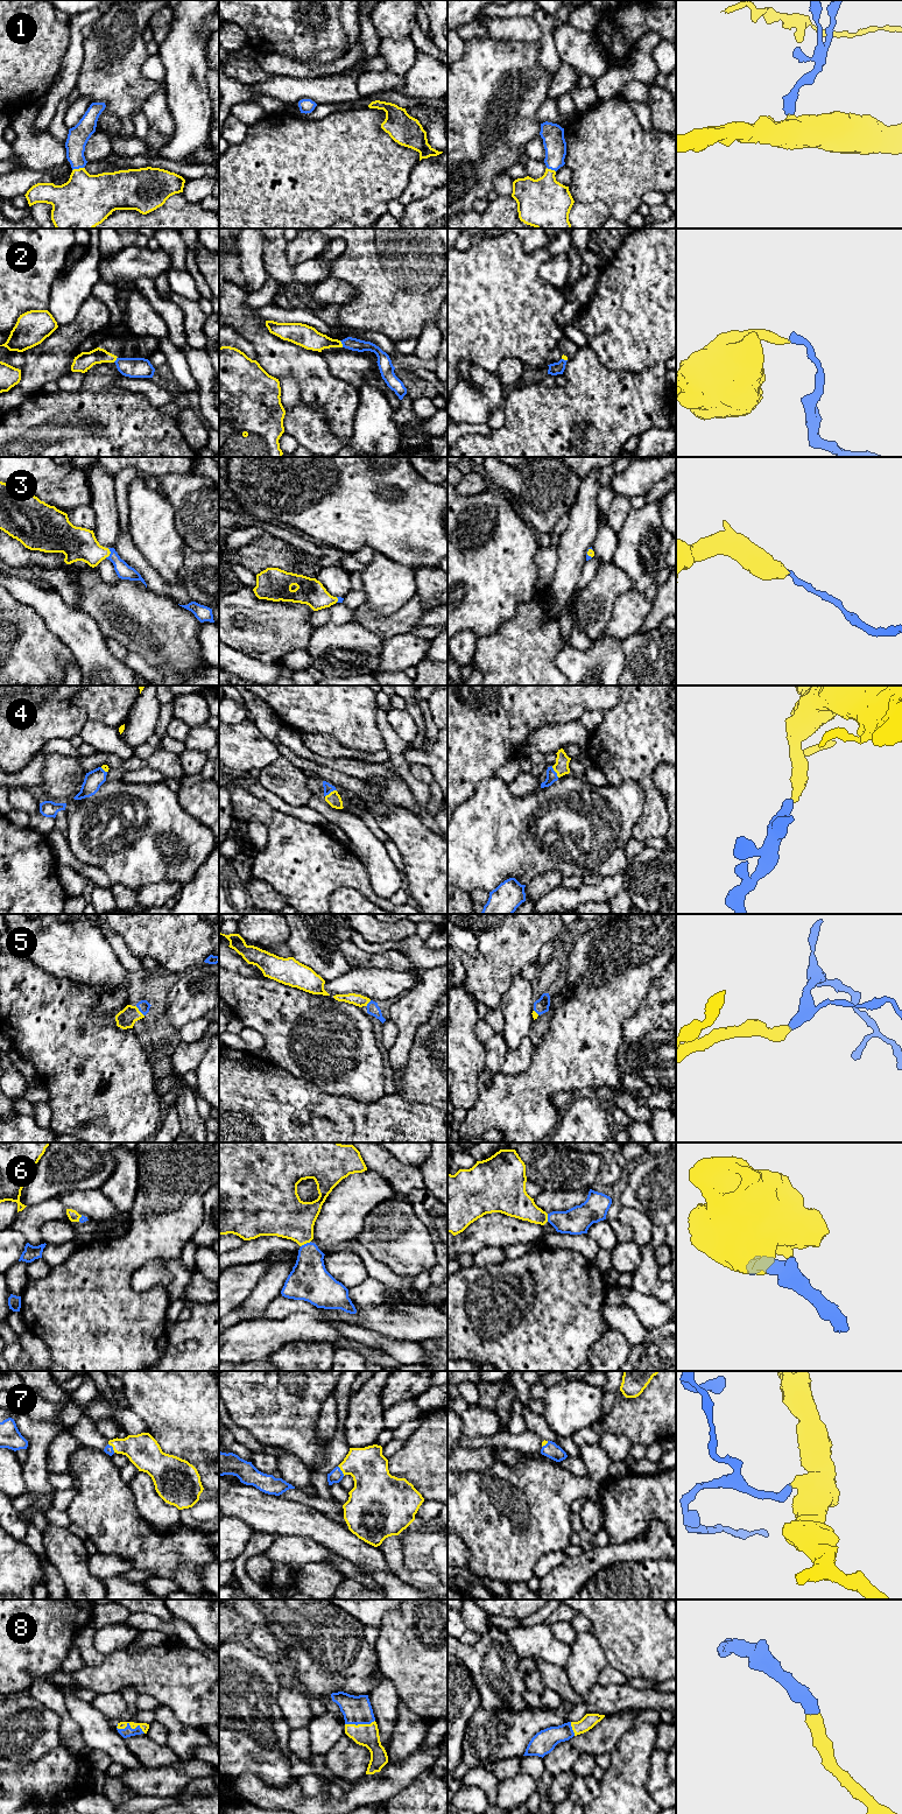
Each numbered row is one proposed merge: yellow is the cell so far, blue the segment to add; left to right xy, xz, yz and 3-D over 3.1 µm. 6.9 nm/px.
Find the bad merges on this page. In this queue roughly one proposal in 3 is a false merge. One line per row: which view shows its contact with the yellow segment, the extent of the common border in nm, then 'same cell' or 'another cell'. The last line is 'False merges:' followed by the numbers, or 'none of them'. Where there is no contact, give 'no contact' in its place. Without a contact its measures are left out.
1: contact in xy; length 80 nm; same cell
2: contact in xz; length 50 nm; another cell
3: contact in xy; length 80 nm; same cell
4: contact in xz; length 90 nm; same cell
5: contact in xy; length 90 nm; same cell
6: contact in xz; length 80 nm; same cell
7: contact in xz; length 80 nm; same cell
8: contact in xy; length 200 nm; same cell
False merges: 2

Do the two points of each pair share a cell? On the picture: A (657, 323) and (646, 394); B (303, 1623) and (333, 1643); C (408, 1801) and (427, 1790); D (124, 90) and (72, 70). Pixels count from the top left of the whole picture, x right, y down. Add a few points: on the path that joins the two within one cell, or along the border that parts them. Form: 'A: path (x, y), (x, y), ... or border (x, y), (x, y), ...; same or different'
A: border (663, 361), (659, 361), (638, 372), (624, 371); different
B: path (310, 1628), (326, 1643); same
C: path (413, 1801), (422, 1794); same
D: border (84, 46), (84, 61), (75, 86); different

